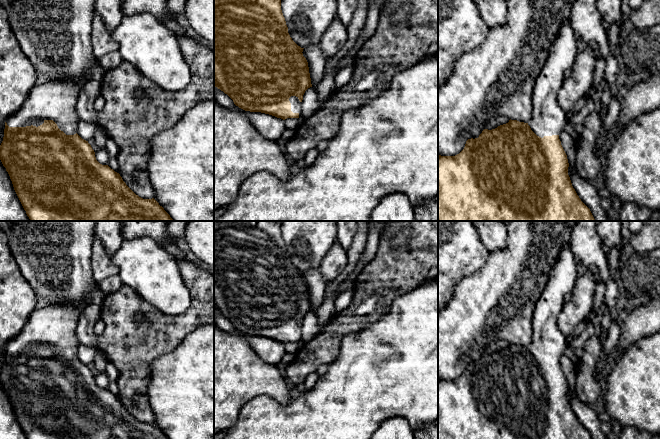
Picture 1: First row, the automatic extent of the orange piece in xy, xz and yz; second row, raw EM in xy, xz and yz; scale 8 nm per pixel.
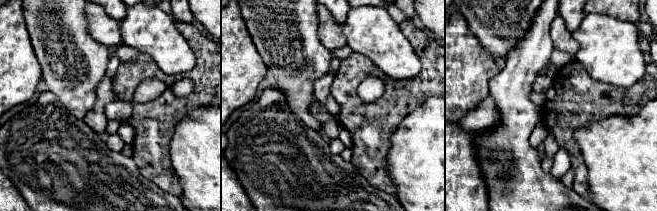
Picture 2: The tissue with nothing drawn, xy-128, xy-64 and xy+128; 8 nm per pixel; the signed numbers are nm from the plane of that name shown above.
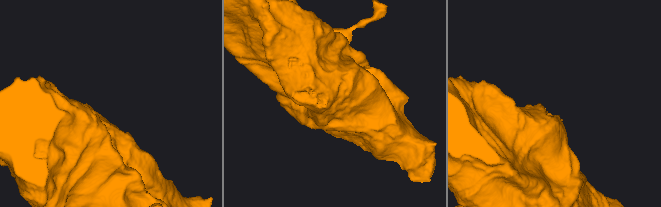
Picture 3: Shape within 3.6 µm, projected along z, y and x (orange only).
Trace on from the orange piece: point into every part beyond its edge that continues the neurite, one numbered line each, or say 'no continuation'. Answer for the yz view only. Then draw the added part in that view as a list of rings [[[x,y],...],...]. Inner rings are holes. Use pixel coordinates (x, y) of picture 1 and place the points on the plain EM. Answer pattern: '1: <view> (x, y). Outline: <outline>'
1: yz (548, 342). Outline: [[[571,245],[565,246],[552,267],[550,278],[535,305],[532,341],[528,349],[539,361],[560,359],[569,346],[557,326],[564,297],[571,293],[578,278],[577,259]]]

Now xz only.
1: xz (295, 327). Outline: [[[291,320],[289,322],[289,325],[291,327],[291,335],[293,337],[298,337],[299,342],[301,342],[302,341],[302,332],[301,332],[301,326],[299,325],[298,321]]]

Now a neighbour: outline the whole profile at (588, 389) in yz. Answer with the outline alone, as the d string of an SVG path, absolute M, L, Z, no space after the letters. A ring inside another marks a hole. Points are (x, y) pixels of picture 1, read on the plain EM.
M592 336L584 341L580 360L576 363L576 394L585 404L603 399L603 385L597 380L597 371L603 364L602 339Z

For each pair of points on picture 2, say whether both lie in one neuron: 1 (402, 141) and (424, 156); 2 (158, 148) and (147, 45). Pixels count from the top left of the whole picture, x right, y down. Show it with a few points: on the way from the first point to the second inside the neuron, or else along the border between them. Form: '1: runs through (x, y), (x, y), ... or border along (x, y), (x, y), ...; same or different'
1: runs through (407, 141), (419, 151); same
2: border along (141, 54), (147, 54), (164, 72); different

